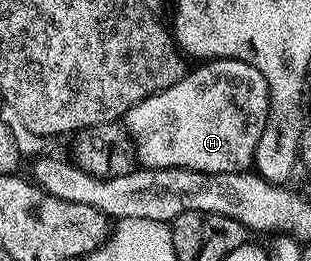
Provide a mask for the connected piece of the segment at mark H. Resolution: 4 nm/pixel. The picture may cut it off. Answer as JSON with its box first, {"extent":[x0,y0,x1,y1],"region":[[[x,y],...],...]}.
{"extent":[124,60,270,172],"region":[[[208,60],[185,73],[168,90],[152,94],[131,106],[124,117],[126,131],[133,137],[136,156],[148,168],[187,168],[204,172],[240,172],[254,163],[260,134],[270,117],[270,87],[248,62],[239,60]]]}

